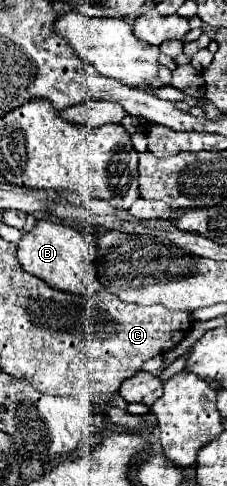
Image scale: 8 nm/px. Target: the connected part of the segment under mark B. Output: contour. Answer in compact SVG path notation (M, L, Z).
M37 221L35 229L31 233L25 233L23 239L17 243L17 257L21 261L23 271L39 277L51 289L85 297L95 295L103 289L97 279L97 269L93 263L95 255L97 255L95 239L87 239L77 229L57 225L51 221Z

